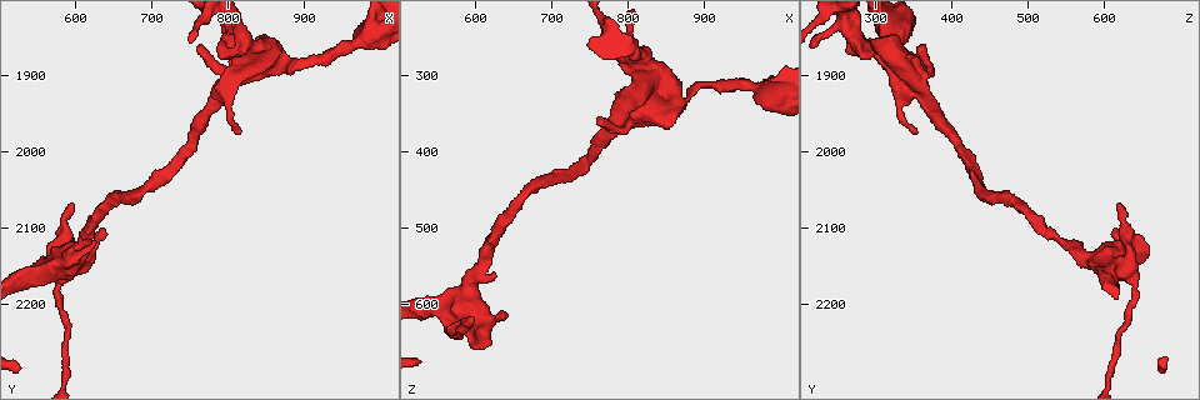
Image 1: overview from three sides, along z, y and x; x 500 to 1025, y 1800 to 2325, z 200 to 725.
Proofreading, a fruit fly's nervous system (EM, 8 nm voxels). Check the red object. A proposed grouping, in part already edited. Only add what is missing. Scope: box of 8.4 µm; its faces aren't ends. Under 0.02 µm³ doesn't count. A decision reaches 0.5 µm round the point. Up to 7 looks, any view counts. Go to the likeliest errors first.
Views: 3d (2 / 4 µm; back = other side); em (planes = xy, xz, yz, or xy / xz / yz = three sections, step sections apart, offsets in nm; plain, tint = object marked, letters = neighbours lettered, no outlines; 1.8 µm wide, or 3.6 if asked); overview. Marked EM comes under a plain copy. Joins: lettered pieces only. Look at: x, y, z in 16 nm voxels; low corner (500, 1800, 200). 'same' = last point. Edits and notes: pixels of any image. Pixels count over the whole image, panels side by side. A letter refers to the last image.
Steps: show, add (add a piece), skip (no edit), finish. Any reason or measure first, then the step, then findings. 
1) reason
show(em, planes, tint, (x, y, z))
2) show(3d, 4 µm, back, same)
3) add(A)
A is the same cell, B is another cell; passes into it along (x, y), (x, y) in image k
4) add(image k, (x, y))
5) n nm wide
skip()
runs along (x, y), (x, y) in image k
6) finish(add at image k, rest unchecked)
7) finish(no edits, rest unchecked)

thin end
show(em, planes, letters, (765, 1860, 360))

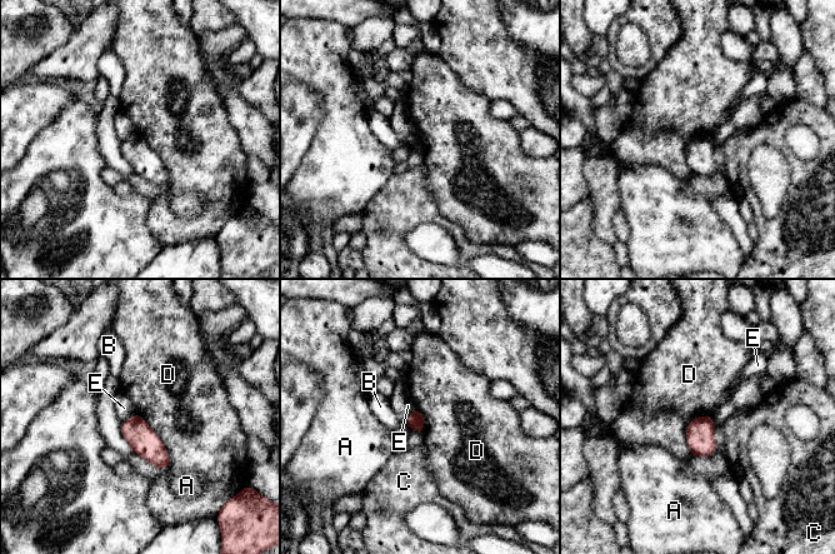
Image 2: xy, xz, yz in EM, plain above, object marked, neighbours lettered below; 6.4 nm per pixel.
skip()
A, B, C, D and E are other cells; border along (136, 413), (166, 450), (168, 469) in image 2; no lettered piece goes on from it

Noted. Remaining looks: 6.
show(3d, 4 µm, (595, 2065, 615))

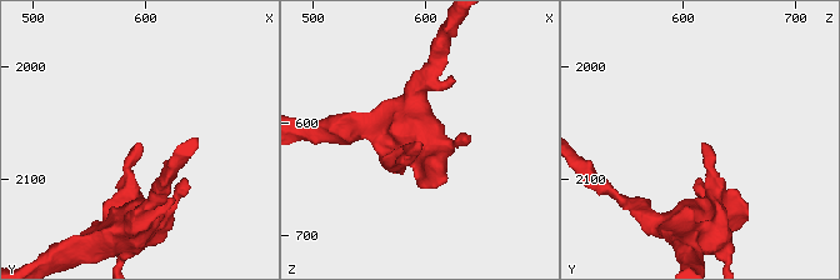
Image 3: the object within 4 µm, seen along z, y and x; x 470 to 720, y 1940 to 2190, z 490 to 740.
show(em, planes, tint, (596, 2068, 618))

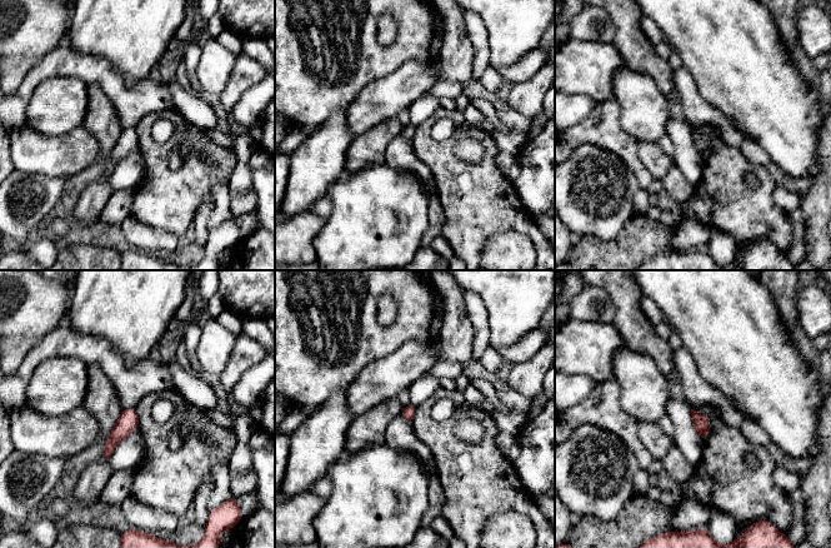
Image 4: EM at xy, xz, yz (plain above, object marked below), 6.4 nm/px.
show(em, planes, letters, same)

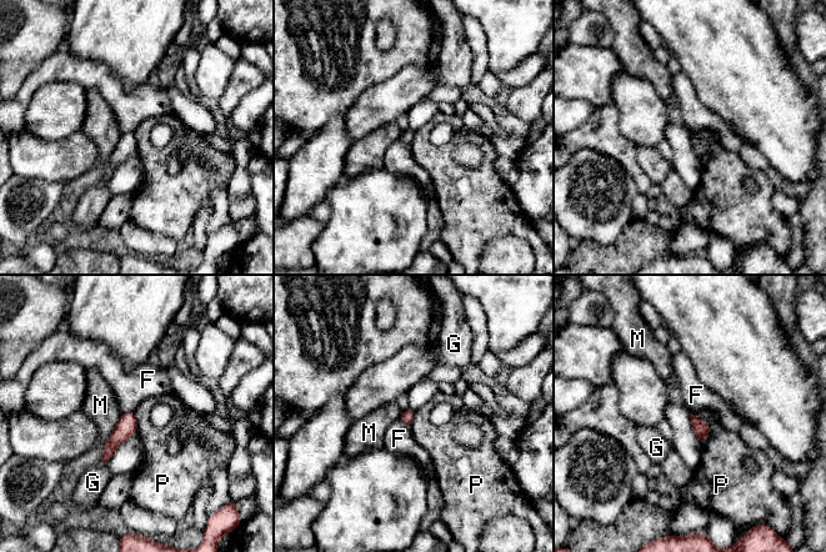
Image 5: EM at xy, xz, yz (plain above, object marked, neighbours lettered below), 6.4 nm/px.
P touches over 220 nm
skip()
F, G, M and P are other cells; runs along (130, 415), (126, 427), (104, 460) in image 5; no lettered piece goes on from it

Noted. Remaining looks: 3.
finish(no edits, rest unchecked)

